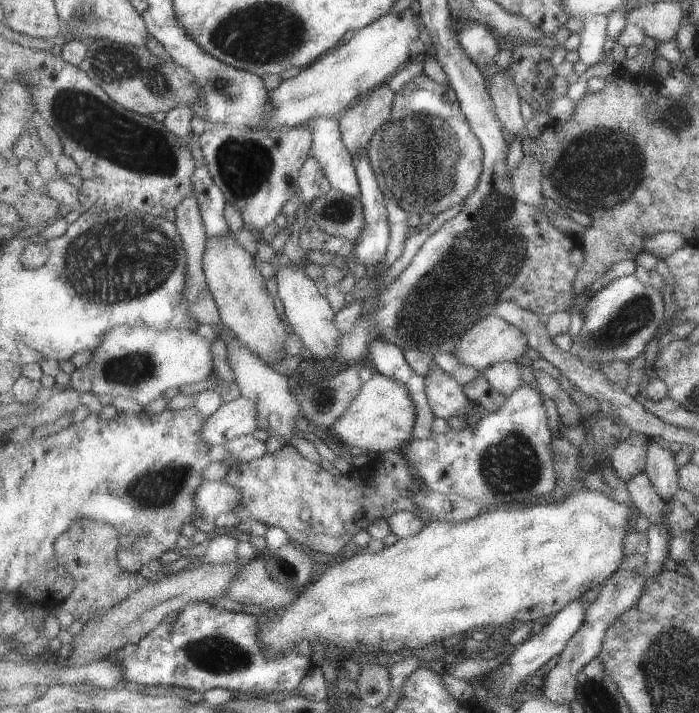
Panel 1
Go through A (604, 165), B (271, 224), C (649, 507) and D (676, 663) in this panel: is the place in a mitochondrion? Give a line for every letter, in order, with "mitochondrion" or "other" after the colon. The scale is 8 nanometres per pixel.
A: mitochondrion
B: other
C: other
D: mitochondrion

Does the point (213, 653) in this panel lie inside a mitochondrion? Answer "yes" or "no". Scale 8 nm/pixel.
yes

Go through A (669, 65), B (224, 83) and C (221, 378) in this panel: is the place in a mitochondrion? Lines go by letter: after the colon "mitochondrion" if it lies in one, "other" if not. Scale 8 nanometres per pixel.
A: other
B: mitochondrion
C: other

